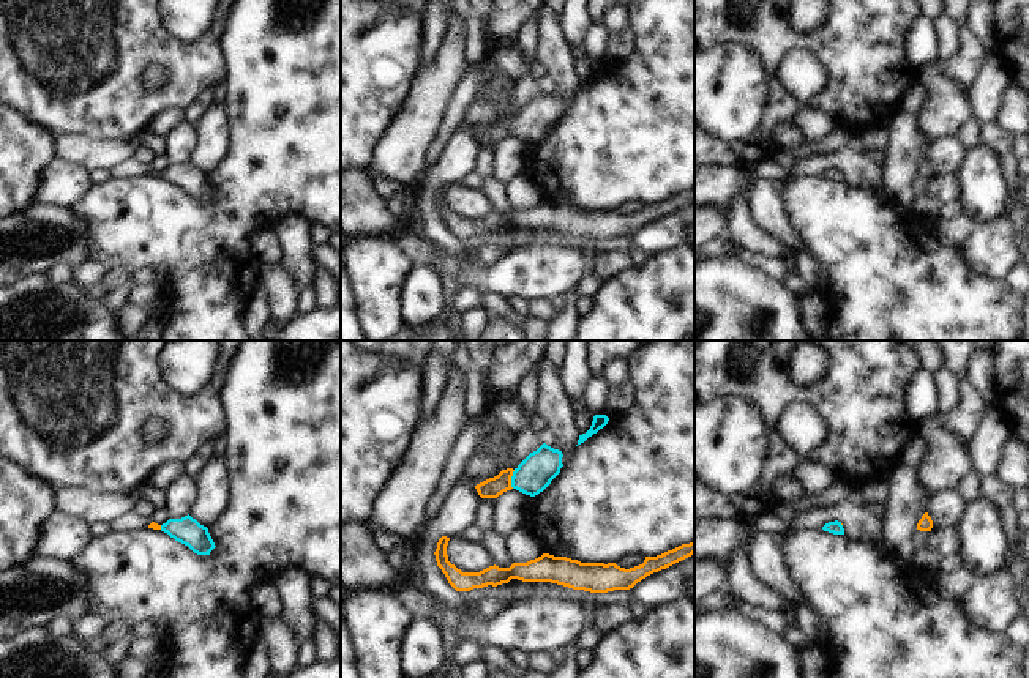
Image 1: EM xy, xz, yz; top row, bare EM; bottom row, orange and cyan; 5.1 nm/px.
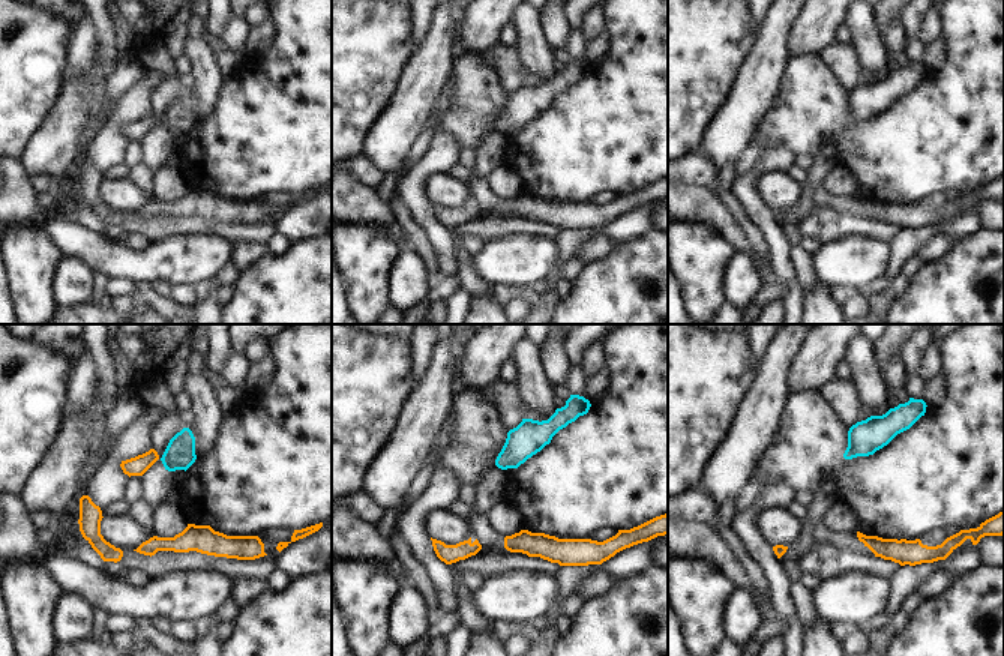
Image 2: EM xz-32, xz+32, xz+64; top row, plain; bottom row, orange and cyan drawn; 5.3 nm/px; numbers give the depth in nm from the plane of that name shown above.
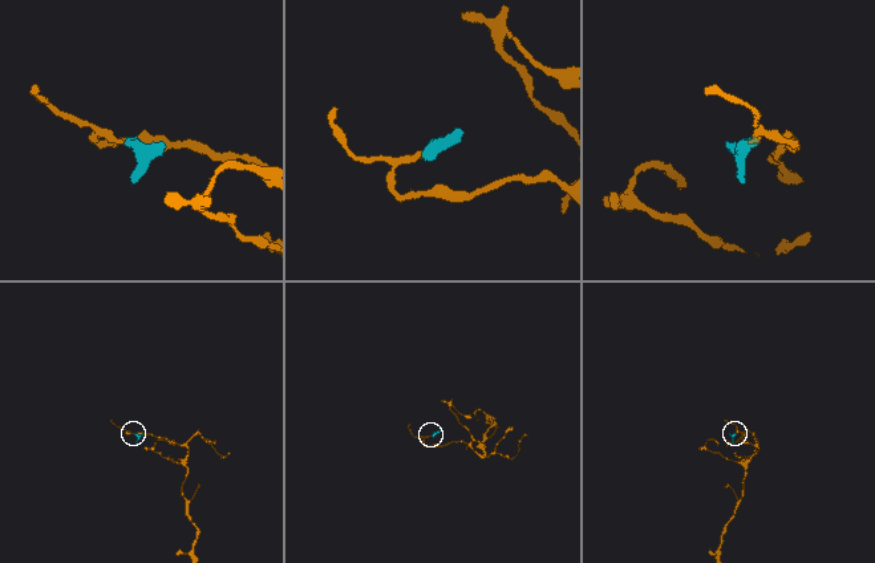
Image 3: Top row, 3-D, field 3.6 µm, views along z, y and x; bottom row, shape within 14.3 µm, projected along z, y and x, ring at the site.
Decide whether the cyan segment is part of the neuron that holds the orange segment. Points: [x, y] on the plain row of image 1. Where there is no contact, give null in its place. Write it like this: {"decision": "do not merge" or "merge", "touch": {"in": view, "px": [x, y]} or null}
{"decision": "merge", "touch": {"in": "xz", "px": [510, 126]}}

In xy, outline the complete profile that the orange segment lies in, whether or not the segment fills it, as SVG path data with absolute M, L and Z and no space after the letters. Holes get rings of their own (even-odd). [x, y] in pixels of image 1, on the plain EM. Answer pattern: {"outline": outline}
{"outline": "M189 161L181 166L169 166L163 172L152 169L148 175L167 180L175 188L188 192L197 202L210 202L210 199L216 194L208 175L200 172Z"}

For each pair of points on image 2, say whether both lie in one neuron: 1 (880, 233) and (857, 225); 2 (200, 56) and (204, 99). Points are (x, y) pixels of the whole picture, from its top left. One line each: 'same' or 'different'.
1: same
2: same

